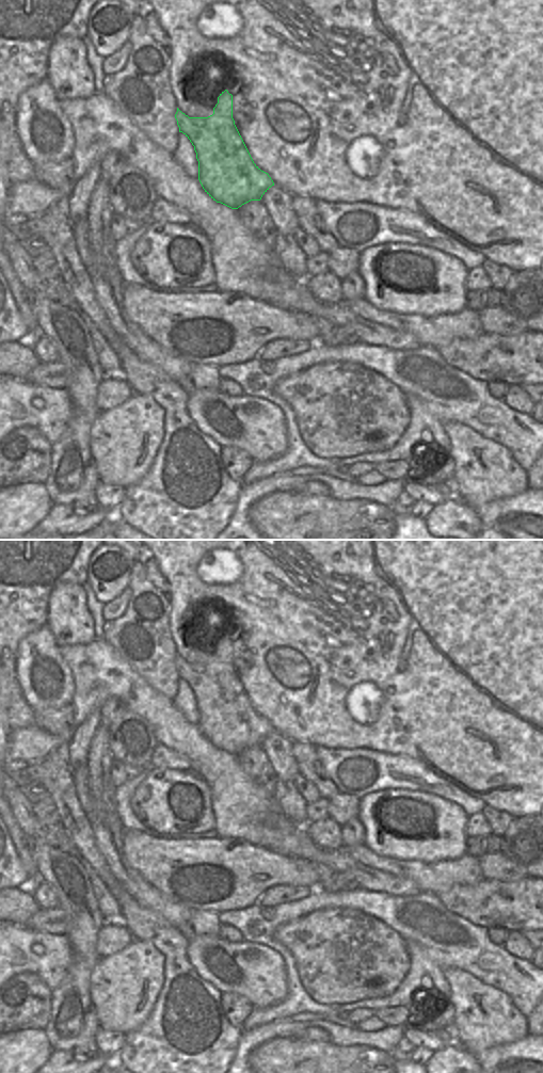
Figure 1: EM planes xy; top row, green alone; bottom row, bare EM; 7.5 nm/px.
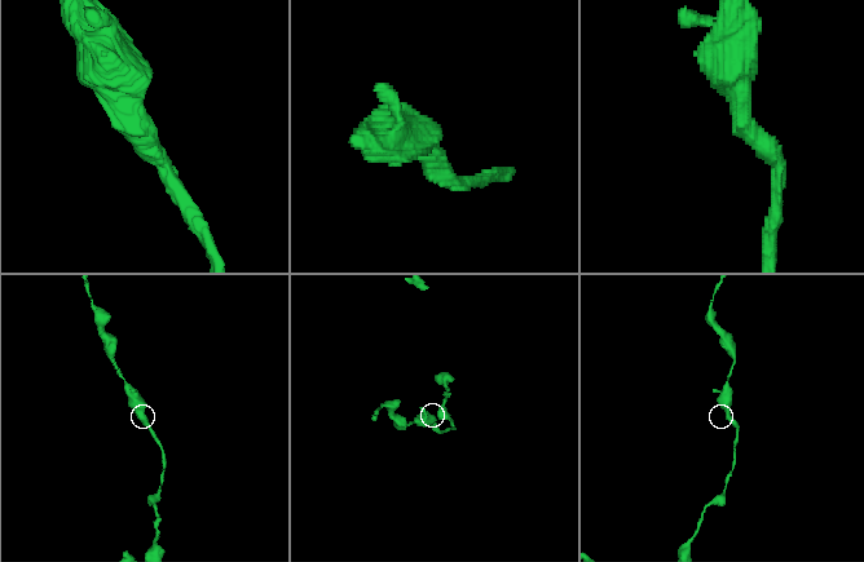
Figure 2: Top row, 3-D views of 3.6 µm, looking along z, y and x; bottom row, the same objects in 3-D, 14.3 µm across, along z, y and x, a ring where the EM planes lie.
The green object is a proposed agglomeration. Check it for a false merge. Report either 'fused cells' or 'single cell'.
single cell

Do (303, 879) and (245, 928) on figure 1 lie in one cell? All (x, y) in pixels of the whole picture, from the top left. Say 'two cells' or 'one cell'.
two cells

